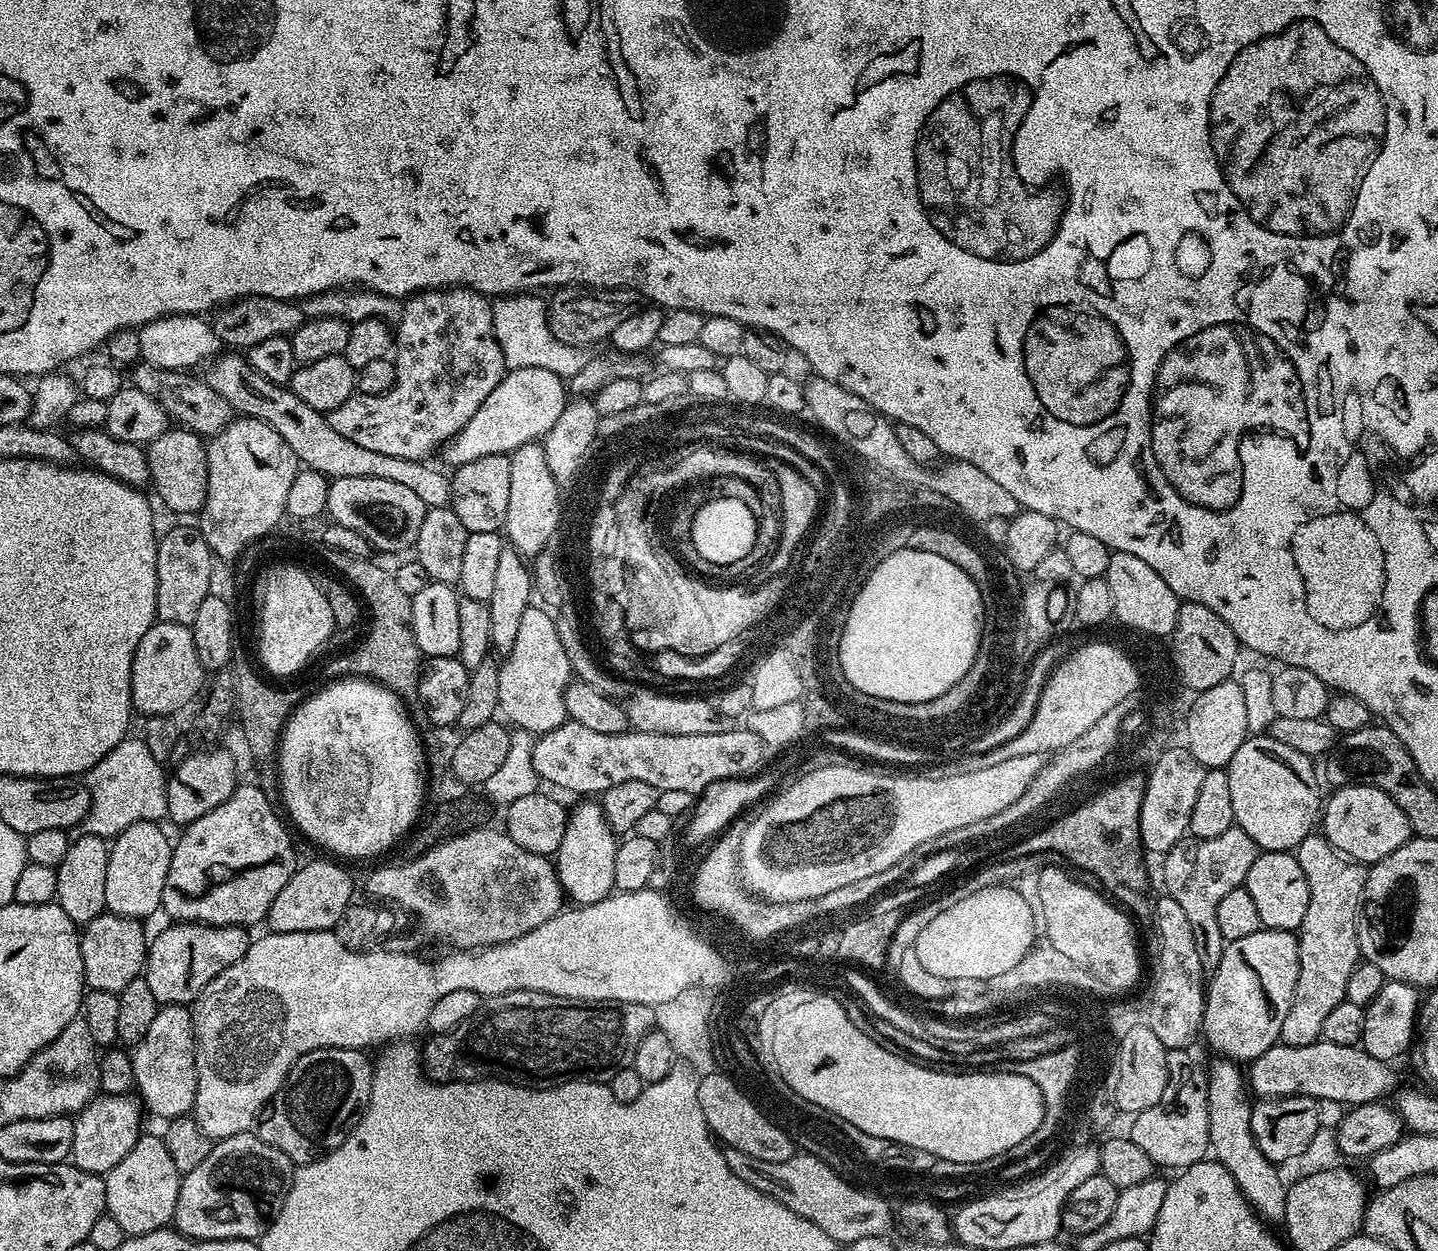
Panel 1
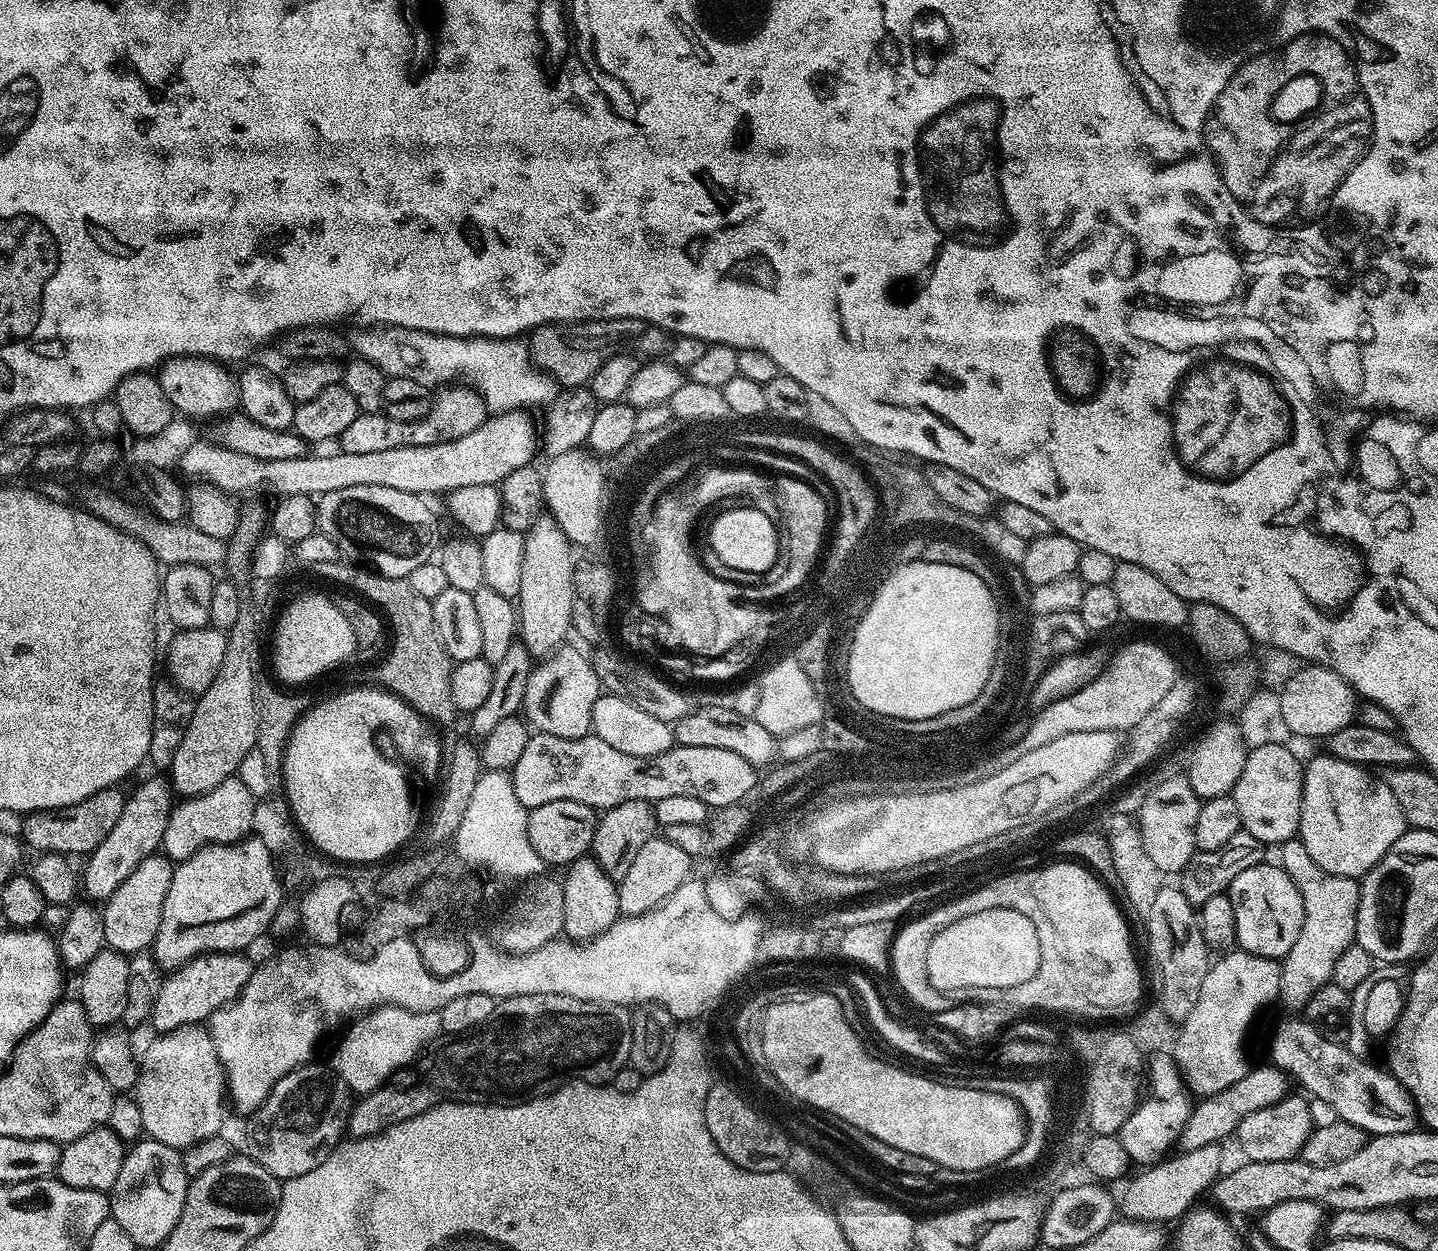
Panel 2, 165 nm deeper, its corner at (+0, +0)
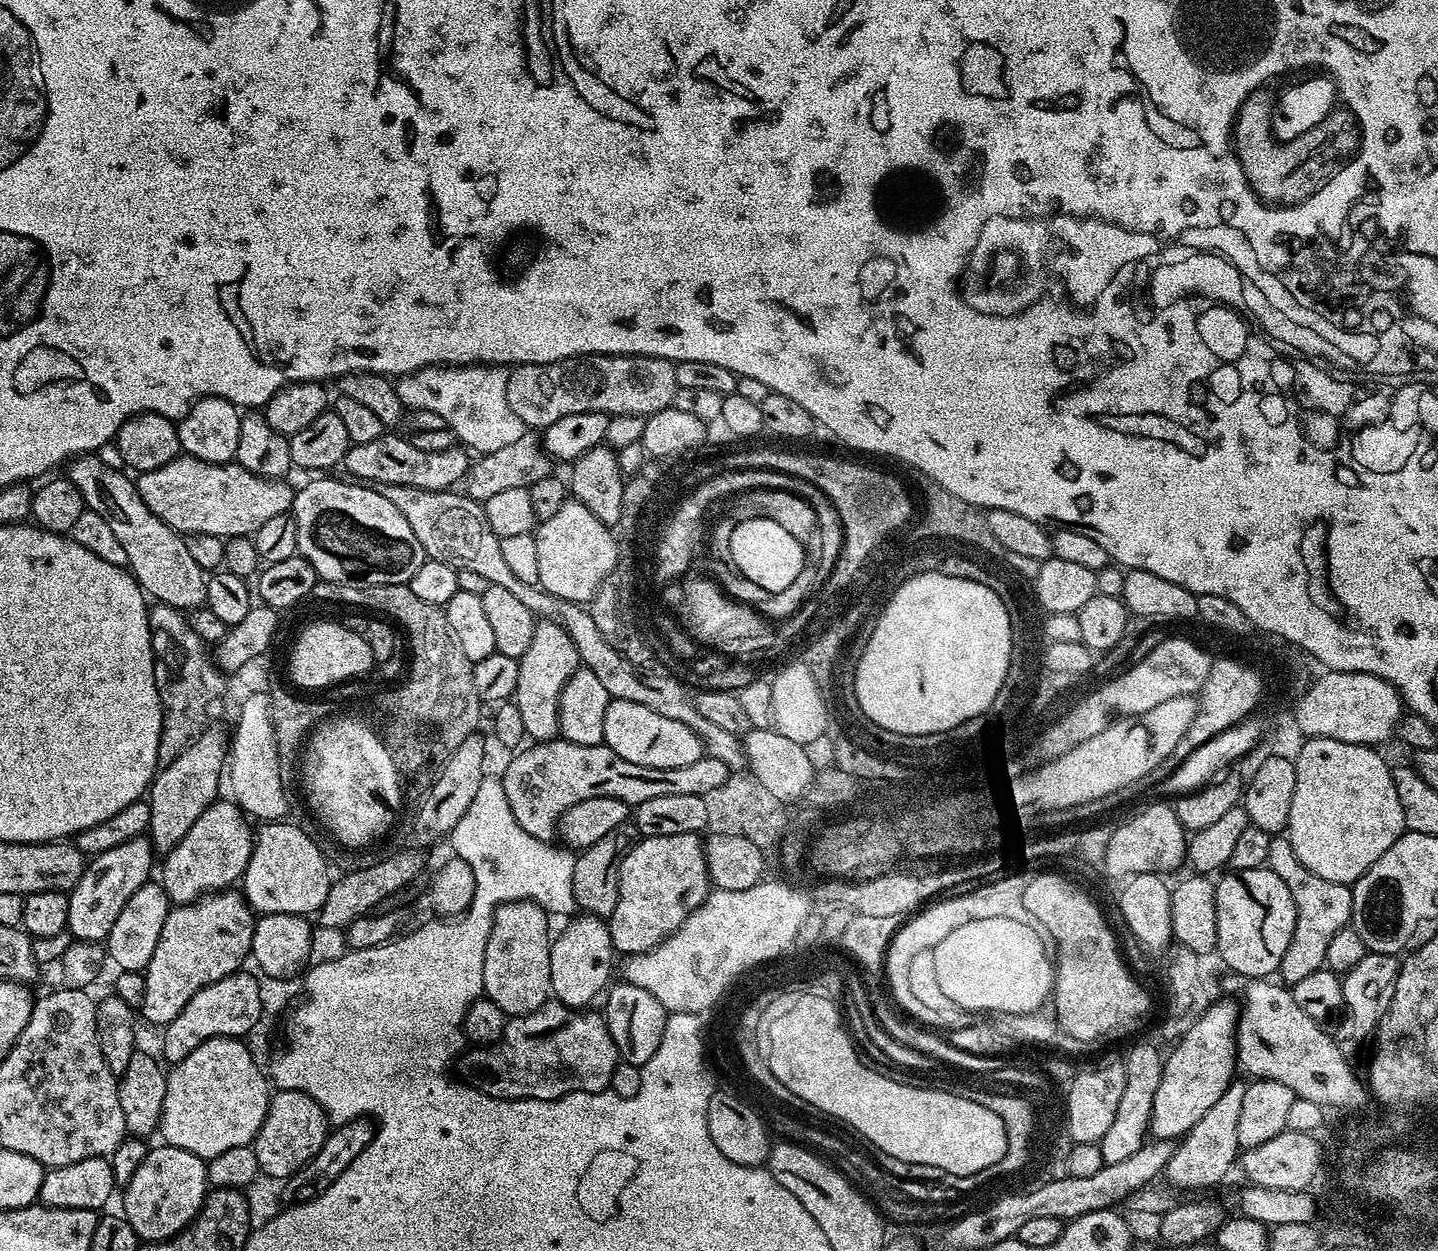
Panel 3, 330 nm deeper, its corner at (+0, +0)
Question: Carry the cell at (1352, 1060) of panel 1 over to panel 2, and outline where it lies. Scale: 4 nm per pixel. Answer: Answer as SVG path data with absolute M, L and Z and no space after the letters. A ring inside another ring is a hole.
M1265 1062L1261 1068L1249 1067L1246 1078L1238 1078L1234 1086L1226 1086L1226 1090L1218 1090L1218 1094L1205 1096L1193 1107L1190 1118L1182 1130L1178 1141L1179 1151L1189 1152L1199 1150L1202 1146L1220 1144L1224 1139L1231 1137L1236 1128L1254 1110L1264 1110L1266 1106L1272 1106L1274 1102L1284 1099L1289 1095L1289 1077L1281 1068L1277 1068L1271 1062Z

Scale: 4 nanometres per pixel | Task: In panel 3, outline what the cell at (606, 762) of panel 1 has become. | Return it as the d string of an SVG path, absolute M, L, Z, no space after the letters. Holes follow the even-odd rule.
M563 738L541 740L533 743L525 752L517 751L512 761L502 771L506 802L514 810L514 818L526 834L539 840L551 841L558 832L564 811L583 800L609 796L618 798L623 804L635 806L646 802L646 798L658 798L662 794L698 794L706 796L729 780L730 771L726 763L707 755L690 766L673 768L651 768L634 766L614 754L607 744L578 746Z

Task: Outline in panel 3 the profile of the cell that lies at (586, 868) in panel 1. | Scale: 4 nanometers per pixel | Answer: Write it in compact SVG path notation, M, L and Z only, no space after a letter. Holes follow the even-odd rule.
M587 914L569 919L560 937L551 941L549 950L551 995L568 1008L583 1009L596 995L609 987L614 949L607 923L601 917Z

